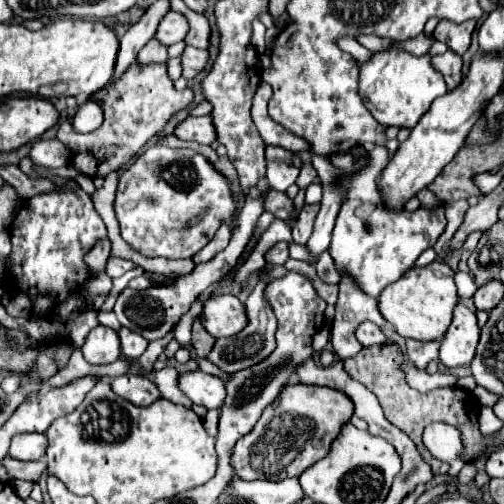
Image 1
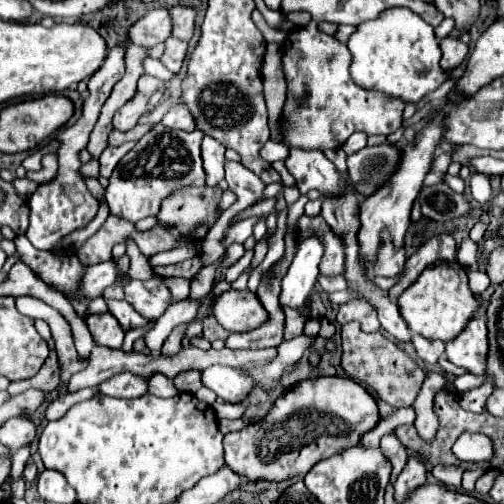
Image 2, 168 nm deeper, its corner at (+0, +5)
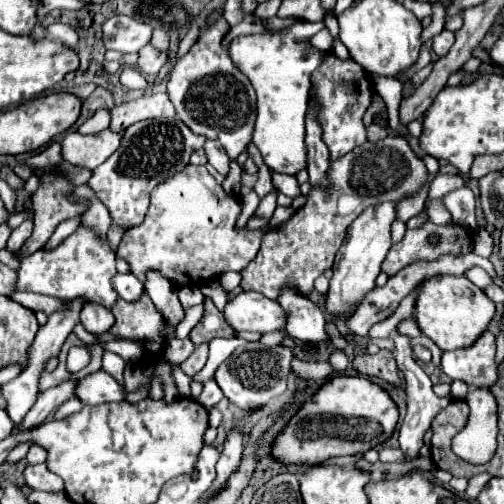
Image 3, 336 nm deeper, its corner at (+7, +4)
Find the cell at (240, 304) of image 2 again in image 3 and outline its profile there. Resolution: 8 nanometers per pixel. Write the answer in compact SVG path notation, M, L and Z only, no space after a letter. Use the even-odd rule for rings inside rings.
M242 292L232 298L224 308L224 318L236 332L248 330L266 334L280 330L286 324L286 314L280 304L258 292Z

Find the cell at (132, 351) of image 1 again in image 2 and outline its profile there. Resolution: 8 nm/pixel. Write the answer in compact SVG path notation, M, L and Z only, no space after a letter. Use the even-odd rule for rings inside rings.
M105 299L105 303L107 303L109 313L115 315L115 319L121 323L121 327L123 327L125 331L147 325L147 319L141 317L125 299L121 299L121 301L119 301L119 299Z

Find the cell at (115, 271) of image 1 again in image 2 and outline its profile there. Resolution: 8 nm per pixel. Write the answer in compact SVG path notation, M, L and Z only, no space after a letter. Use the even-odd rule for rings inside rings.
M103 261L97 265L87 267L83 279L81 279L81 287L75 299L97 299L103 295L103 289L113 285L115 281L115 265L113 261Z

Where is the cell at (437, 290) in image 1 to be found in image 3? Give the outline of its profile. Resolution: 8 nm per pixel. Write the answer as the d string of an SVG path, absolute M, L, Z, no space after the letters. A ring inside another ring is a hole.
M432 276L418 286L414 318L420 332L428 336L440 350L456 350L456 348L470 346L488 328L488 322L494 318L494 302L478 286L474 286L466 276Z

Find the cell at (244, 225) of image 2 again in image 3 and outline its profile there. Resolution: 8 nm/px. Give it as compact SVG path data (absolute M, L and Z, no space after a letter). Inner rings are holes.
M270 192L270 194L260 202L260 206L256 208L254 218L270 220L270 218L272 218L272 214L274 214L274 208L276 208L276 192Z

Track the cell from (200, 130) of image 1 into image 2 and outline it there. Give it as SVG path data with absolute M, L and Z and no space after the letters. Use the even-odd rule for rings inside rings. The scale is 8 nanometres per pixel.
M185 105L171 107L163 117L163 125L171 127L171 129L187 129L187 131L195 129L195 121L193 121L191 113L187 113Z

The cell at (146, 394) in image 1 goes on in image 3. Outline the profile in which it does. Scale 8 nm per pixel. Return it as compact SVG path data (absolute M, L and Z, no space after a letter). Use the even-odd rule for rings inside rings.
M98 370L80 380L80 384L76 388L76 398L80 398L82 404L96 406L96 404L104 404L104 402L126 400L126 390L124 390L124 386L118 384L116 378L112 378L104 370Z

